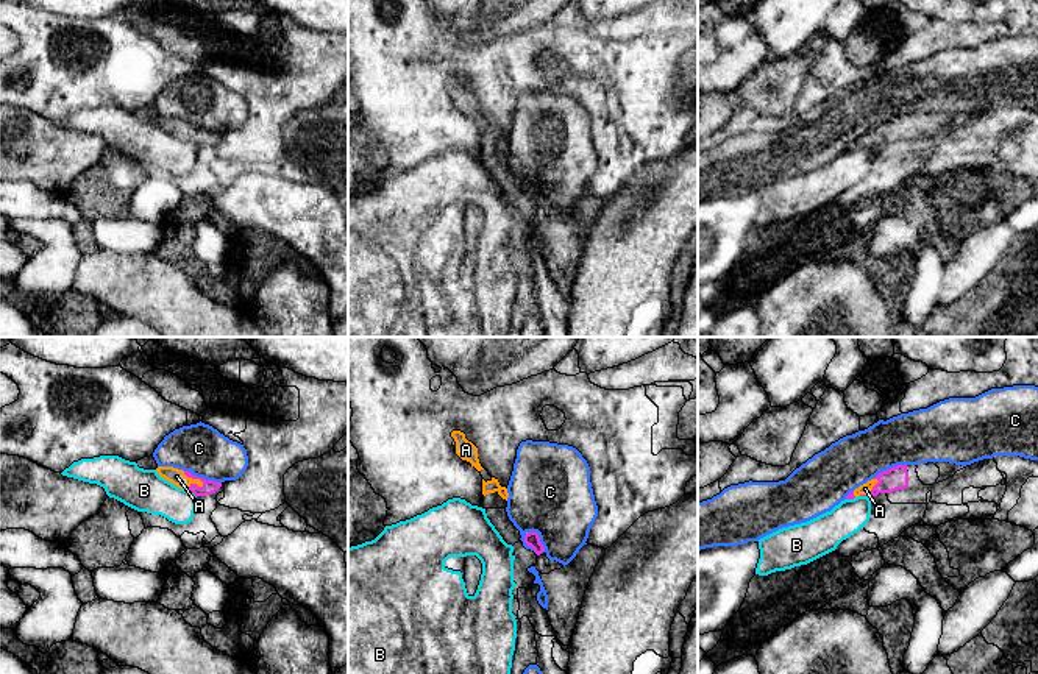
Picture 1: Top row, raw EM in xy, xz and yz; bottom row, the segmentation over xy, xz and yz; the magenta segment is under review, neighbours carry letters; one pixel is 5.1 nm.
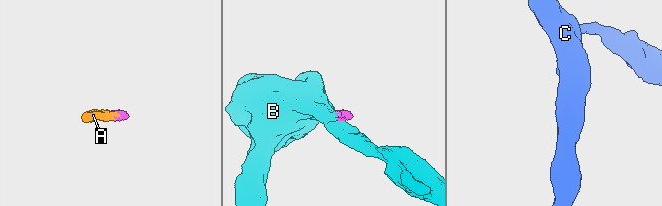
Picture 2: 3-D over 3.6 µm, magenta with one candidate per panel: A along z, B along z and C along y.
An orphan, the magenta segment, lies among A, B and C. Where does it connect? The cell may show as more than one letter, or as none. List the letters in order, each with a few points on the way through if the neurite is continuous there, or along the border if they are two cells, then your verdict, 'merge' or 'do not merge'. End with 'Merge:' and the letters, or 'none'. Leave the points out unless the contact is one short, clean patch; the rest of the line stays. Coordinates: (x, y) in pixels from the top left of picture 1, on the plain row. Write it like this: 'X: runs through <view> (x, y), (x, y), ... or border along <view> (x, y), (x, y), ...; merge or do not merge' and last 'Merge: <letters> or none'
A: runs through xy (209, 138), (194, 128), (177, 127); merge
B: border along xy (183, 139), (188, 139), (195, 147); do not merge
C: do not merge
Merge: A

